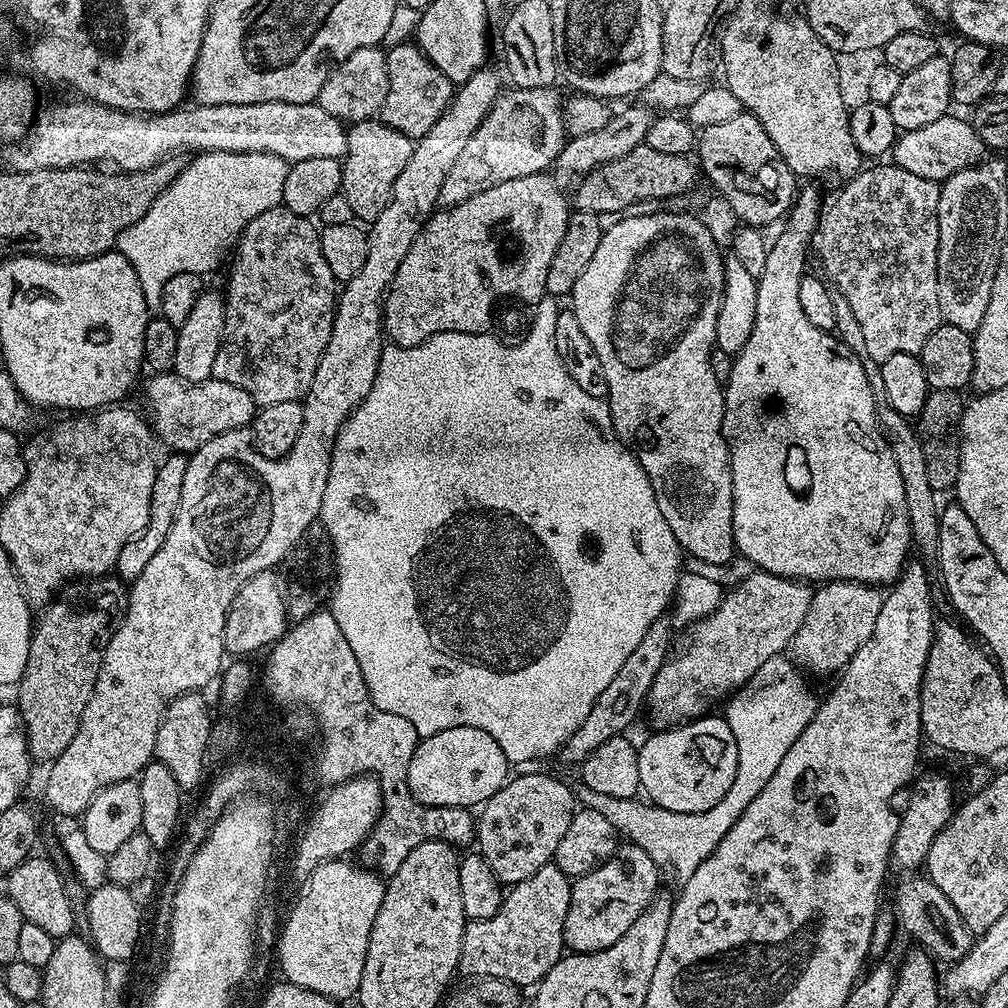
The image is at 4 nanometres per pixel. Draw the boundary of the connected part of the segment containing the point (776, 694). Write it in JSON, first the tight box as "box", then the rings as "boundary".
{"box":[678,655,818,846],"boundary":[[[787,655],[775,656],[770,658],[770,662],[762,662],[762,666],[758,666],[754,678],[749,680],[743,688],[732,693],[727,701],[728,709],[723,709],[722,715],[728,721],[730,730],[734,734],[734,742],[738,742],[738,774],[734,774],[734,786],[730,786],[730,790],[726,790],[726,798],[722,798],[722,802],[718,802],[718,806],[705,812],[693,812],[687,818],[681,819],[678,824],[683,829],[695,829],[696,832],[700,832],[700,840],[704,840],[704,844],[718,846],[718,842],[724,837],[726,830],[730,830],[730,826],[734,826],[734,822],[738,822],[738,818],[744,813],[746,806],[750,806],[750,802],[754,802],[754,798],[758,798],[762,786],[766,786],[766,782],[770,782],[770,778],[774,778],[774,770],[778,770],[778,762],[782,762],[782,758],[786,758],[786,750],[790,750],[790,746],[794,746],[794,742],[798,742],[798,734],[802,734],[802,730],[806,730],[806,726],[814,718],[818,707],[817,697],[812,697],[811,690],[804,686],[799,674],[801,675]]]}

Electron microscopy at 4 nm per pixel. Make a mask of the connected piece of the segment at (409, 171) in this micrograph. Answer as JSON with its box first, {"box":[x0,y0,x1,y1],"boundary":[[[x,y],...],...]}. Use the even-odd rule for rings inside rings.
{"box":[44,66,501,817],"boundary":[[[491,66],[480,68],[455,89],[442,118],[430,126],[424,137],[413,143],[410,162],[406,162],[406,170],[398,174],[386,210],[382,210],[367,229],[366,262],[339,293],[330,342],[322,354],[322,362],[318,362],[318,370],[314,370],[314,382],[310,382],[310,390],[303,401],[304,421],[298,442],[294,442],[288,454],[278,460],[266,458],[256,449],[256,441],[248,428],[235,428],[226,434],[218,434],[188,456],[186,478],[182,481],[182,502],[178,502],[178,514],[170,526],[170,534],[166,534],[166,542],[158,546],[158,554],[150,558],[146,570],[131,581],[124,621],[106,646],[94,694],[90,694],[90,702],[86,702],[78,734],[74,734],[74,742],[62,750],[58,759],[51,761],[44,796],[54,811],[64,816],[83,817],[92,799],[103,788],[139,777],[156,755],[158,726],[164,716],[166,701],[187,692],[207,689],[207,684],[221,675],[226,664],[226,614],[240,587],[254,578],[254,574],[275,569],[305,532],[317,523],[322,494],[326,494],[326,478],[330,478],[332,448],[336,445],[340,427],[364,401],[366,394],[370,394],[378,374],[380,355],[386,347],[384,294],[394,274],[398,274],[406,250],[410,250],[429,216],[437,211],[442,182],[446,182],[454,158],[462,154],[466,142],[470,142],[470,134],[478,130],[482,118],[486,118],[501,91],[499,74]]]}

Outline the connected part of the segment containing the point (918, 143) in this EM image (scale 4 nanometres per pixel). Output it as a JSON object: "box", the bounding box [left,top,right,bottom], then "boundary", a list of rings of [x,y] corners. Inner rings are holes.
{"box":[890,114,986,182],"boundary":[[[949,114],[938,118],[938,122],[930,122],[930,126],[922,126],[922,130],[900,132],[890,153],[890,160],[902,170],[918,174],[918,178],[943,182],[958,174],[958,170],[966,170],[979,164],[985,156],[986,149],[982,138],[978,138],[971,123],[967,119],[959,120],[955,114]]]}

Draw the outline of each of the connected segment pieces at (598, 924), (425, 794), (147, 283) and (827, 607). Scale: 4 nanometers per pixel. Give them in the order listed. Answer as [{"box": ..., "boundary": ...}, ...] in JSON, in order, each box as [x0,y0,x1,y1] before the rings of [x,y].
[{"box":[564,842,661,953],"boundary":[[[624,842],[617,847],[616,852],[602,866],[590,870],[590,874],[577,876],[572,880],[572,893],[570,894],[570,910],[566,910],[564,923],[564,946],[569,953],[601,952],[634,922],[638,922],[638,914],[646,910],[646,906],[658,895],[656,888],[660,884],[661,869],[646,854],[642,847]]]},{"box":[408,726,510,809],"boundary":[[[454,726],[419,741],[410,758],[408,785],[412,797],[435,808],[475,809],[498,794],[510,779],[510,761],[502,754],[502,746],[474,726]]]},{"box":[115,152,289,314],"boundary":[[[202,152],[189,160],[192,161],[183,165],[176,180],[158,194],[146,214],[116,238],[115,251],[122,253],[126,262],[134,266],[134,274],[138,274],[142,286],[142,298],[146,298],[146,306],[152,314],[159,313],[162,286],[166,286],[174,274],[205,274],[210,271],[255,216],[282,204],[282,186],[286,186],[289,166],[287,160],[265,152]]]},{"box":[791,580,883,673],"boundary":[[[856,580],[821,583],[813,591],[810,610],[806,610],[806,618],[802,618],[802,626],[798,626],[798,634],[794,634],[792,639],[791,659],[801,669],[839,673],[848,665],[850,658],[858,654],[862,642],[874,634],[874,622],[878,622],[878,610],[882,610],[883,601],[881,589],[870,584],[860,584]]]}]

